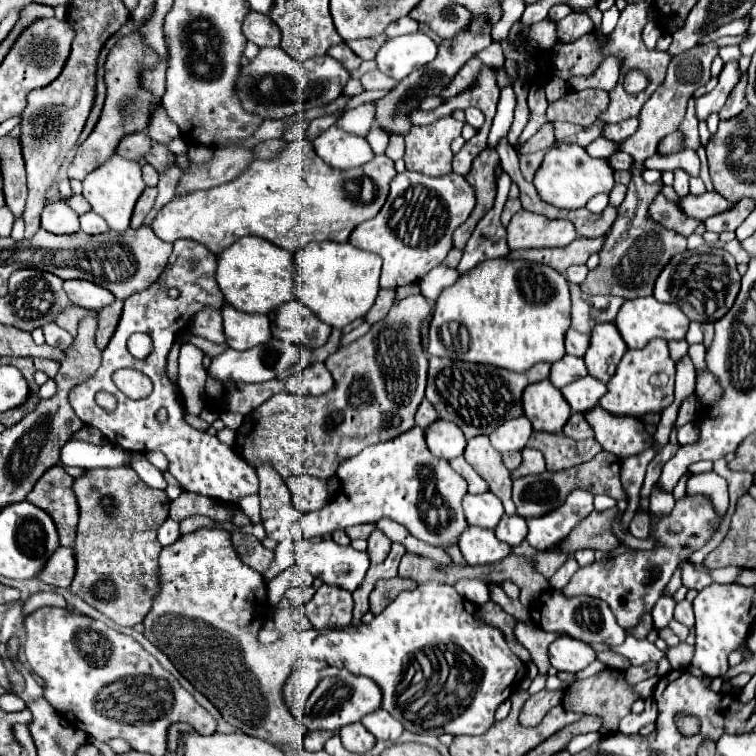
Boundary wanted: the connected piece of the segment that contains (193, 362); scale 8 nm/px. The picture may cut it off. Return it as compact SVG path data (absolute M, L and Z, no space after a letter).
M183 345L179 355L179 377L177 383L185 395L185 409L191 415L199 415L205 407L205 379L207 371L203 367L203 351L195 345Z

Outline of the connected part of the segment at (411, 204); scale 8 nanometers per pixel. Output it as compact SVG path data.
M403 171L393 177L391 181L391 191L381 207L381 211L371 219L355 227L355 231L349 237L349 243L357 249L365 249L371 253L377 253L383 257L383 273L381 273L381 287L401 287L415 283L423 279L433 267L441 265L441 261L447 257L451 245L451 235L453 231L465 223L465 219L471 215L475 207L475 191L469 185L469 181L457 173L449 173L443 177L429 177L423 173L413 173L413 171Z

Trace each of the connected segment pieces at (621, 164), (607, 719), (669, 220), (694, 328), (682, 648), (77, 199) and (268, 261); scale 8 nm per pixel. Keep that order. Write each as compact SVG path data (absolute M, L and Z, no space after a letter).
M621 151L609 155L607 159L609 159L609 165L615 167L615 171L619 171L619 169L629 169L629 167L631 167L631 165L629 165L629 163L631 163L629 155L627 155L627 153L621 153Z
M605 669L605 671L599 671L597 675L589 677L589 679L577 681L563 695L563 707L567 711L601 717L603 719L603 729L601 729L603 735L607 735L607 733L611 735L611 731L617 731L619 719L629 715L631 705L635 701L637 701L637 695L633 693L633 685L625 683L623 679L615 679L615 669Z
M657 193L657 197L649 205L649 217L655 223L661 223L663 227L669 227L671 231L677 231L679 235L685 235L685 237L691 235L697 229L697 225L701 223L697 219L691 219L691 217L683 215L681 209L677 207L677 203L667 201L663 197L663 193Z
M693 321L691 325L689 325L689 331L687 331L687 343L689 345L693 345L693 343L703 343L703 329L701 329L701 323L697 323L697 321Z
M679 643L677 647L669 647L667 659L669 659L669 663L671 663L673 669L685 669L687 665L691 665L691 659L693 659L693 645Z
M73 195L73 197L69 197L69 199L67 199L67 205L69 205L73 211L77 211L79 215L91 211L91 207L89 207L89 203L87 203L87 199L85 199L83 195Z
M241 237L217 255L215 281L227 303L245 313L273 313L281 303L291 301L293 295L293 257L289 251L269 243L261 237Z

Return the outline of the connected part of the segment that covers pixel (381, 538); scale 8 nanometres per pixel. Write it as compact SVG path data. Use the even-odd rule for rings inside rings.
M375 529L369 537L369 557L371 557L371 563L383 563L385 557L389 555L389 547L391 547L391 539L385 537L383 531Z

